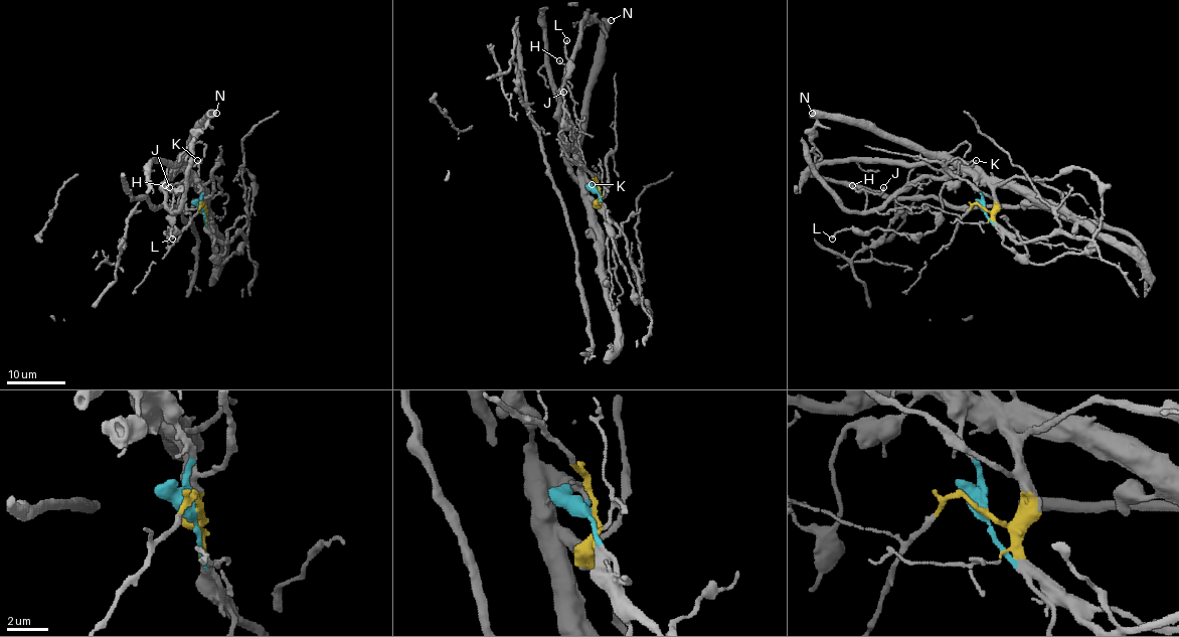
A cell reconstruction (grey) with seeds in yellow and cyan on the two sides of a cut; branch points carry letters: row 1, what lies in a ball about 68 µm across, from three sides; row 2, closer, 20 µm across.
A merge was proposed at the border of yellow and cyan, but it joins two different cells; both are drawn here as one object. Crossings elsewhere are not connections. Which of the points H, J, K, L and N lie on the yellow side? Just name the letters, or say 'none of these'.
H, J

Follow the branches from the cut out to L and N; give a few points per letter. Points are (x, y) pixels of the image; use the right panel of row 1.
L: (983, 209), (976, 181), (964, 175), (944, 185), (939, 225), (932, 231), (841, 229), (832, 239)
N: (983, 209), (976, 179), (952, 163), (923, 156), (856, 125), (816, 117), (812, 113)

